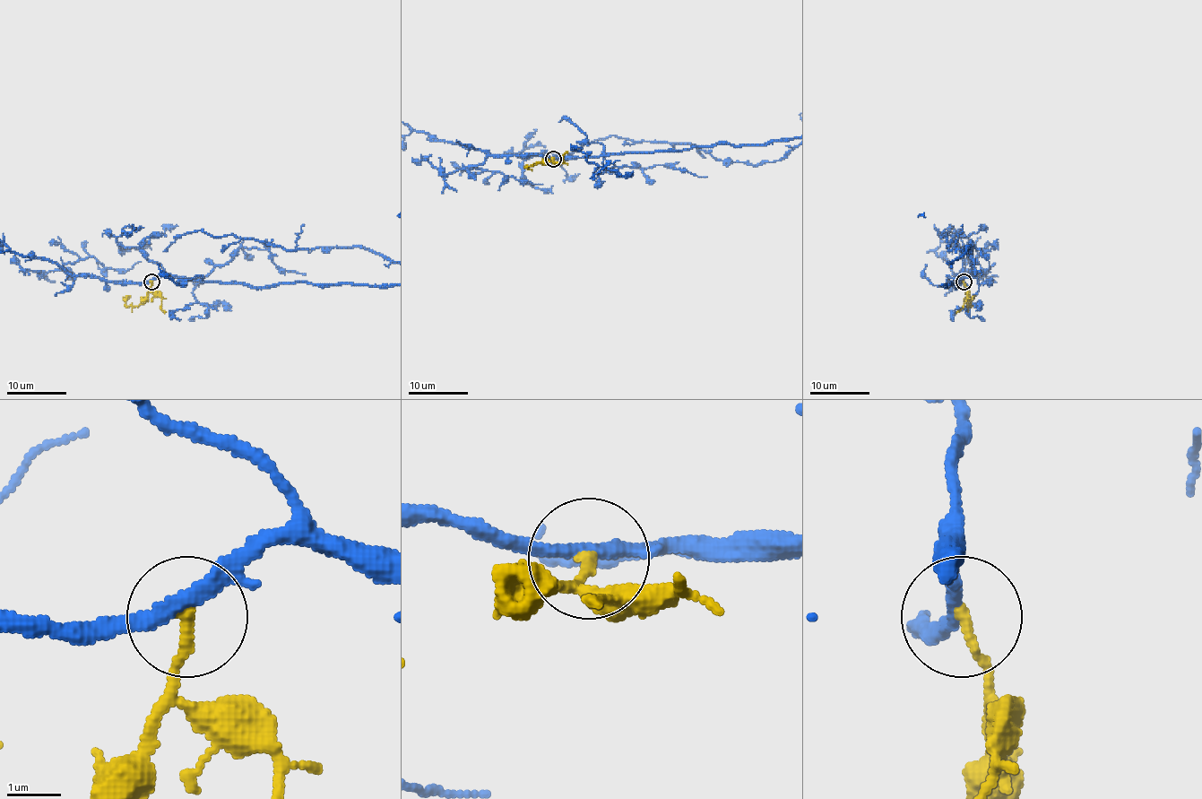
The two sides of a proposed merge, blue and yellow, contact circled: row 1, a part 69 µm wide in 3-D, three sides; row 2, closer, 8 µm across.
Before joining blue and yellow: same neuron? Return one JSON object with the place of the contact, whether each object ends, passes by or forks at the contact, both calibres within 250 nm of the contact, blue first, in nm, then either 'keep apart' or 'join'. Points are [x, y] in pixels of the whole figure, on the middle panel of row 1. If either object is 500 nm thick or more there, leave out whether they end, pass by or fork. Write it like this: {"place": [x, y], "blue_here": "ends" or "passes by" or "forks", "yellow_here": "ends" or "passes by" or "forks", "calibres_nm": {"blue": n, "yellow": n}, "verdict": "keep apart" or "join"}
{"place": [553, 159], "blue_here": "passes by", "yellow_here": "ends", "calibres_nm": {"blue": 240, "yellow": 200}, "verdict": "join"}

